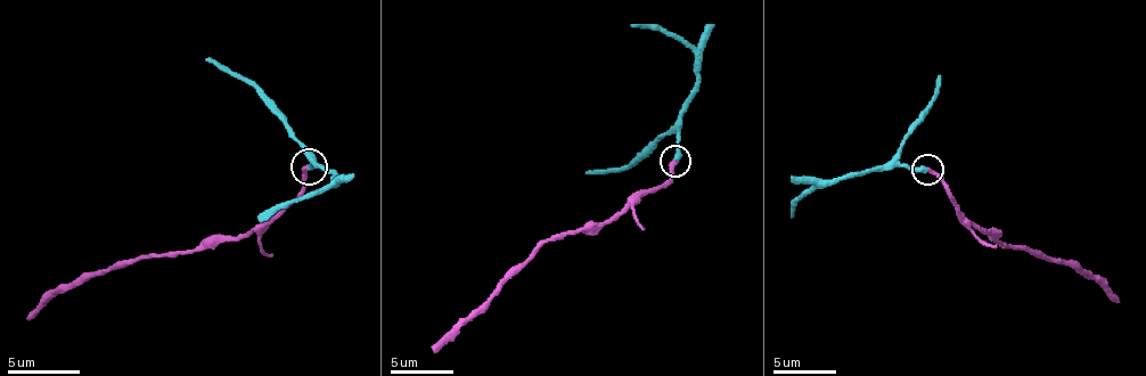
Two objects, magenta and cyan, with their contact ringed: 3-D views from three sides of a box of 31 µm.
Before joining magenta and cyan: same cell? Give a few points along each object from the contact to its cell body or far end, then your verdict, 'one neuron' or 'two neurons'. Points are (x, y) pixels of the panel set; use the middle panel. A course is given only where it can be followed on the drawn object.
course magenta (674, 162), (668, 180), (637, 193), (603, 223), (555, 234), (433, 352); course cyan (674, 158), (680, 112), (696, 83), (696, 55), (659, 30), (630, 24); one neuron

